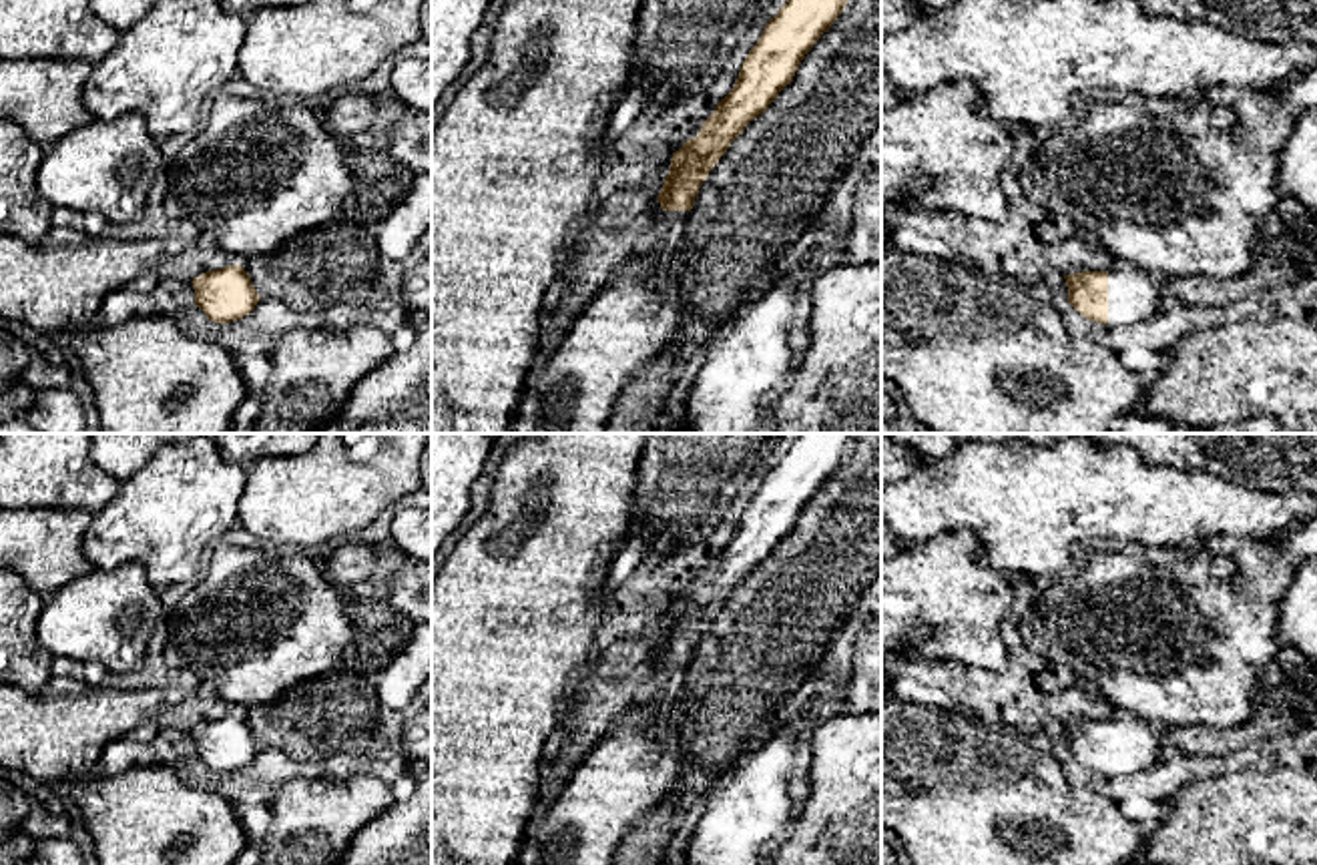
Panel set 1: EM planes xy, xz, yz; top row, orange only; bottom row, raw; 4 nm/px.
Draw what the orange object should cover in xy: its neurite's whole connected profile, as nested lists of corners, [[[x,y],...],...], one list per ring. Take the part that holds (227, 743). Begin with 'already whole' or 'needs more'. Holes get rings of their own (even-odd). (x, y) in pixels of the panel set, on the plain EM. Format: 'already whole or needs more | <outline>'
already whole | [[[241,714],[207,720],[191,733],[195,739],[195,755],[215,773],[243,769],[261,749]]]

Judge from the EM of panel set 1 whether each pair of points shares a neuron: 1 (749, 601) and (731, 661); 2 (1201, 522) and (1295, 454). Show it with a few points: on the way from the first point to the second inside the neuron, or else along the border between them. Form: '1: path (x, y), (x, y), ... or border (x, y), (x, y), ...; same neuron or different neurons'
1: path (743, 615), (733, 647); same neuron
2: border (1205, 470), (1245, 486), (1295, 492); different neurons

